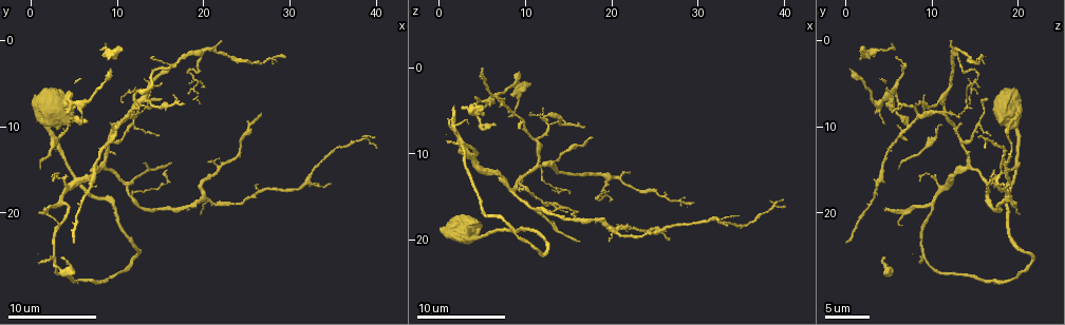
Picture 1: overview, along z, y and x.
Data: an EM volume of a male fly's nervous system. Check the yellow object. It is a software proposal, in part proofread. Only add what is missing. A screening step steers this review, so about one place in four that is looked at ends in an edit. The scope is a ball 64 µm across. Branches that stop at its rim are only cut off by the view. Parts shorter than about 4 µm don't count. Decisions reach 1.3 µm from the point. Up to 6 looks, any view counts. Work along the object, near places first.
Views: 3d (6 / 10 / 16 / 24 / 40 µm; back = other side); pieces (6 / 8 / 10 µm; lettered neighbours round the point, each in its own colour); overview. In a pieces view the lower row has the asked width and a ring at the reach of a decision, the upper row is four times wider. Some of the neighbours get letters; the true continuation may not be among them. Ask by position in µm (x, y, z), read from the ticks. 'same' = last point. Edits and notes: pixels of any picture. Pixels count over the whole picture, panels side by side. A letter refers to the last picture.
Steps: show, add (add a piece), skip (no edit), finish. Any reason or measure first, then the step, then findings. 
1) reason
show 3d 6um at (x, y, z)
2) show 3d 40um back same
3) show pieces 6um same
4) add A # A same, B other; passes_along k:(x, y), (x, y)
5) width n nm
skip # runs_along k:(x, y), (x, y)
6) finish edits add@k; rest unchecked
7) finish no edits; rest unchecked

thin end
show 3d 6um at (26.8, 8.4, 19.8)

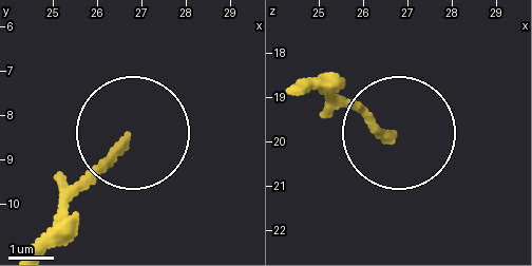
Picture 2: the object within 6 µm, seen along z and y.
show pieces 6um at (26.60, 8.55, 19.90)

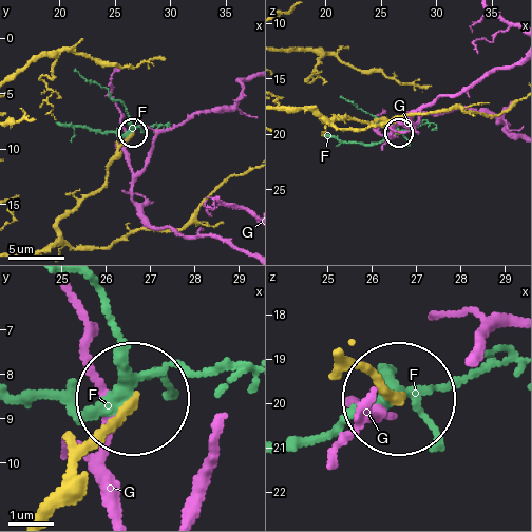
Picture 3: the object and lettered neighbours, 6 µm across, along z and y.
width 180 nm
skip # F other, G other; runs_along 3:(48, 246), (59, 221), (98, 190), (117, 150), (132, 134); no lettered piece goes on from it

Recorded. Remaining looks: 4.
free end
show pieces 10um at (16.0, 14.4, 20.2)

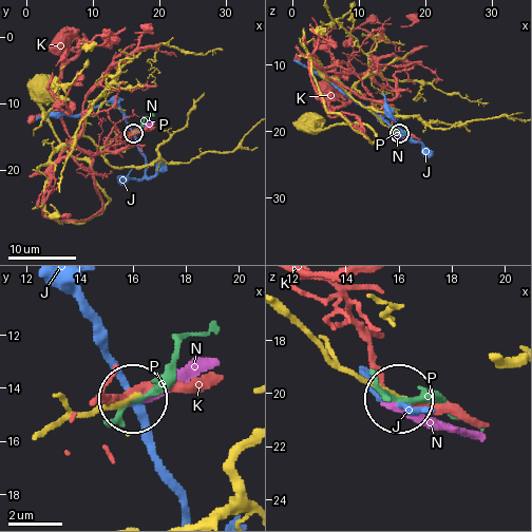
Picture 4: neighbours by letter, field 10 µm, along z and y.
skip # J other, K other, N other, P other; runs_along 4:(286, 310), (334, 358), (393, 397); no lettered piece goes on from it

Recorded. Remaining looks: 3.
long arm stops here
show pieces 8um at (29.0, 1.6, 15.8)

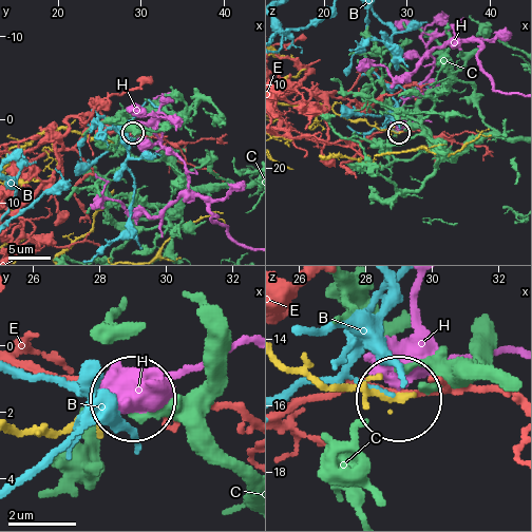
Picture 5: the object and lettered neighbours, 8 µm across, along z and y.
width 220 nm
skip # B other, C other, E other, H other; runs_along 5:(285, 364), (394, 398); no lettered piece goes on from it

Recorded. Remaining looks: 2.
finish no edits; rest unchecked

